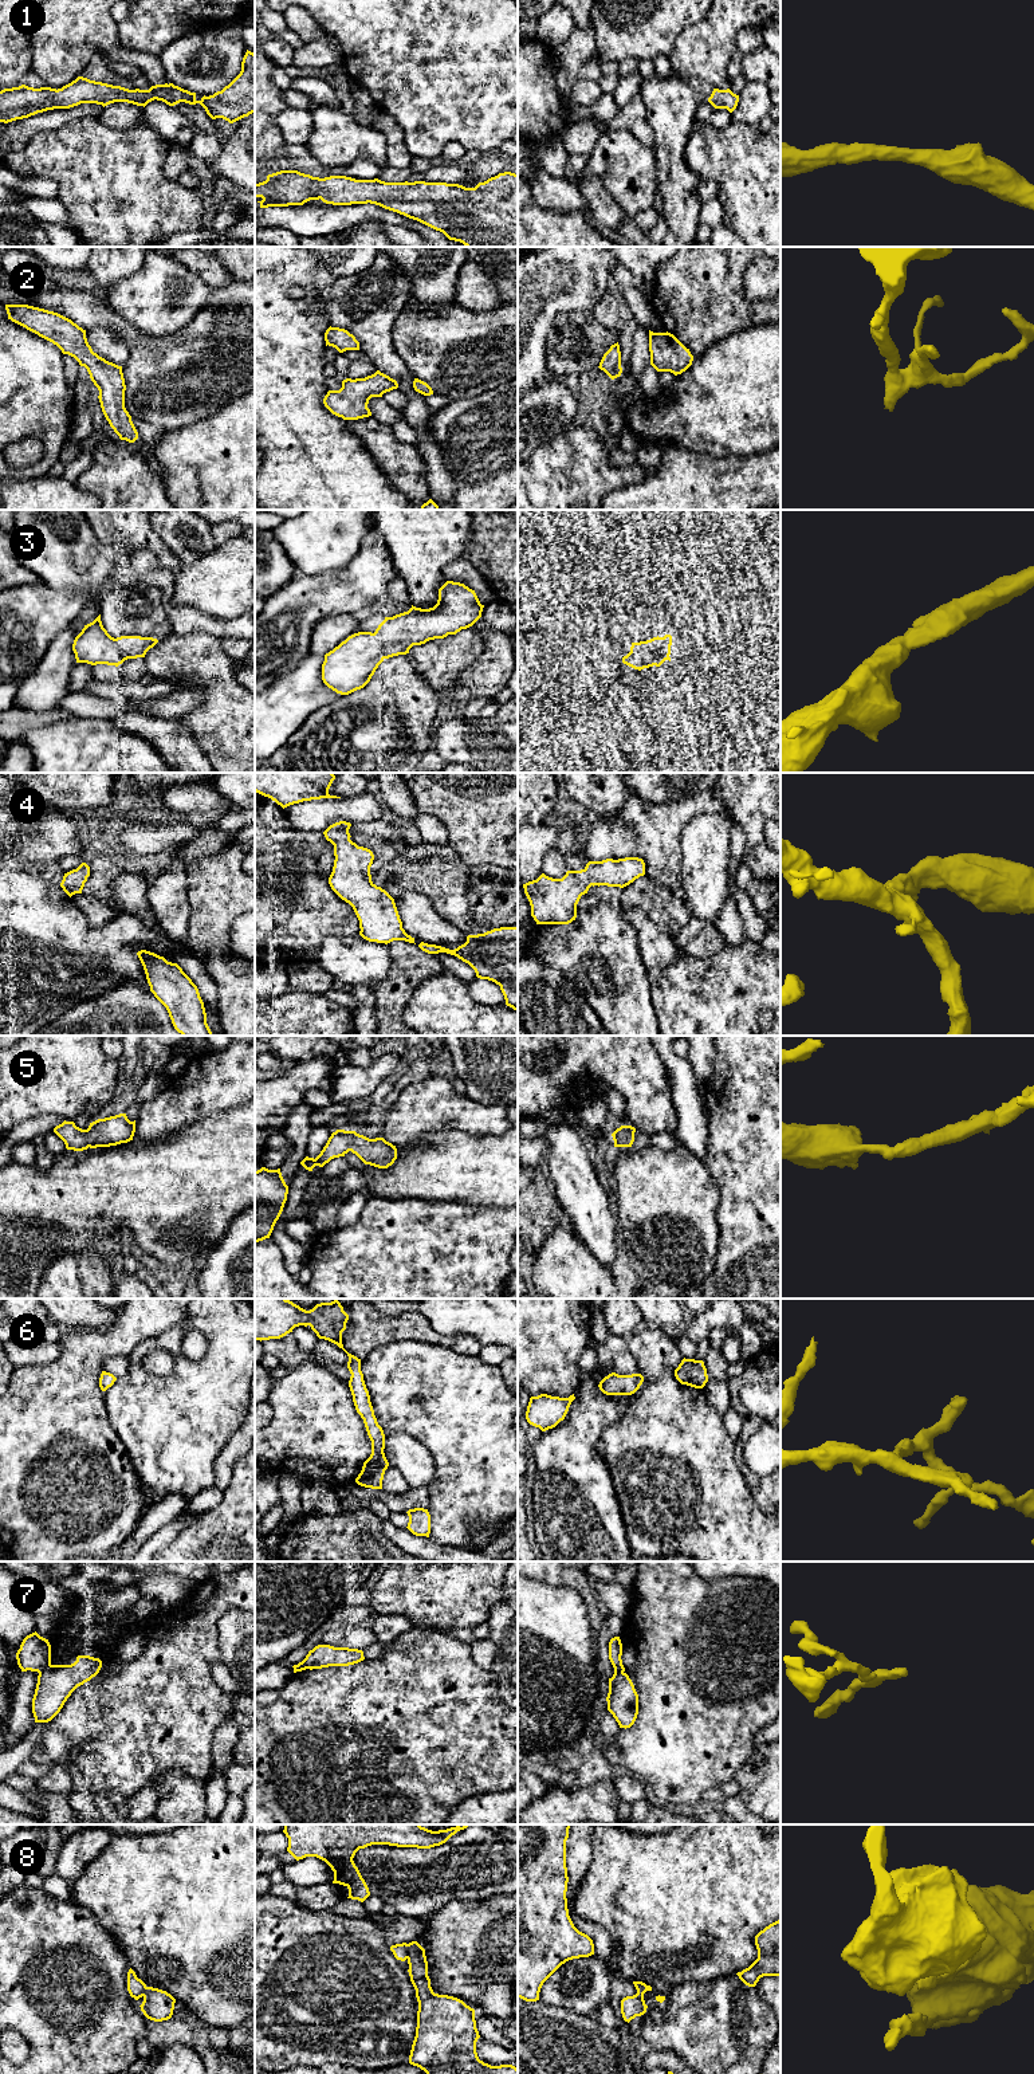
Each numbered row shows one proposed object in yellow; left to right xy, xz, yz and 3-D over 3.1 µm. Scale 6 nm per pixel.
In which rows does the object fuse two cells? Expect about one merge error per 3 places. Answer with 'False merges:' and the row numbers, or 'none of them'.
False merges: 7, 8

